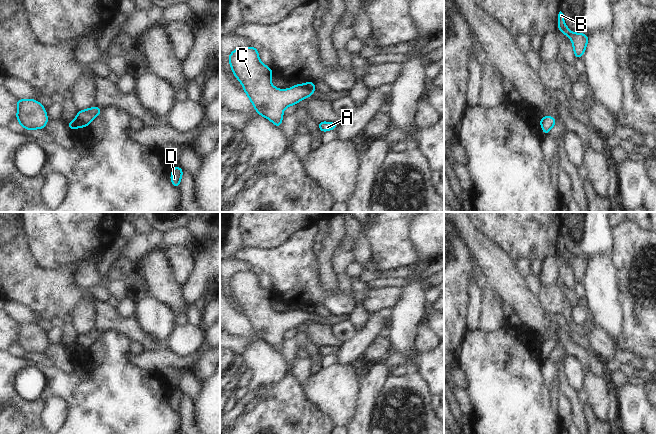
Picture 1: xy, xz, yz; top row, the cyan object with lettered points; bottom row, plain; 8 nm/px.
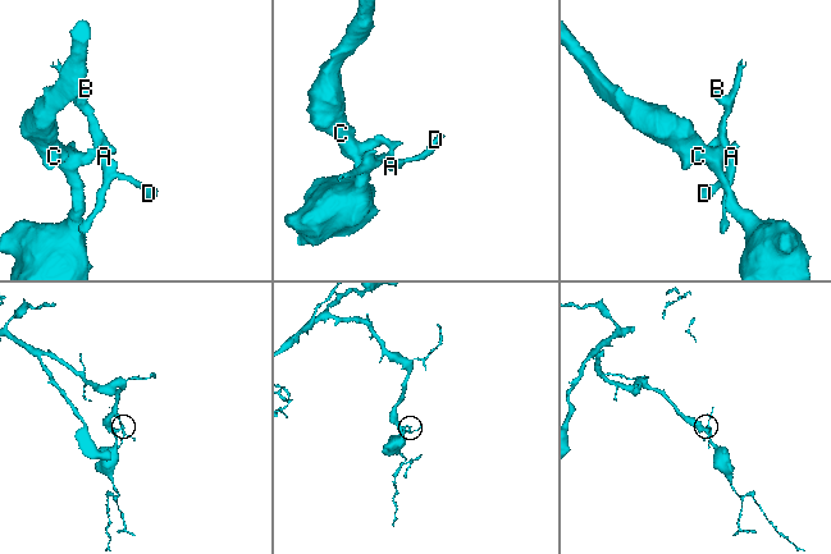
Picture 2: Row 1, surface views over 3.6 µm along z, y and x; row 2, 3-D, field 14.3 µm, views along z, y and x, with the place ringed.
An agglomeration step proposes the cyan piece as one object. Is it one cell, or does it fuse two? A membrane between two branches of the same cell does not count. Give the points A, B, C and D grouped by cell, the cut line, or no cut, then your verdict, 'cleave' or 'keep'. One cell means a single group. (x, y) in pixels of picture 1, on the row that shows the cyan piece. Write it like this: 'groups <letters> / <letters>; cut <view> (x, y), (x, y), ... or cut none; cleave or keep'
groups A B D / C; cut xz (300, 84), (313, 91); cleave

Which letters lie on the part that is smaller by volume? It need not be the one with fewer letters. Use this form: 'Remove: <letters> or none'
Remove: A, B, D

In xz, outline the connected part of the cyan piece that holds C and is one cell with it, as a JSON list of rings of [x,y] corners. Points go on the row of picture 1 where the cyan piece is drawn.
[[[254,46],[233,50],[227,60],[255,111],[278,128],[282,126],[283,111],[287,106],[295,106],[314,94],[313,90],[301,84],[285,90],[274,87],[271,84],[273,70],[261,63],[258,49]]]

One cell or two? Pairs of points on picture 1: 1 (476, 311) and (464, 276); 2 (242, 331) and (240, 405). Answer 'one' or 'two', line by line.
1: two
2: one

